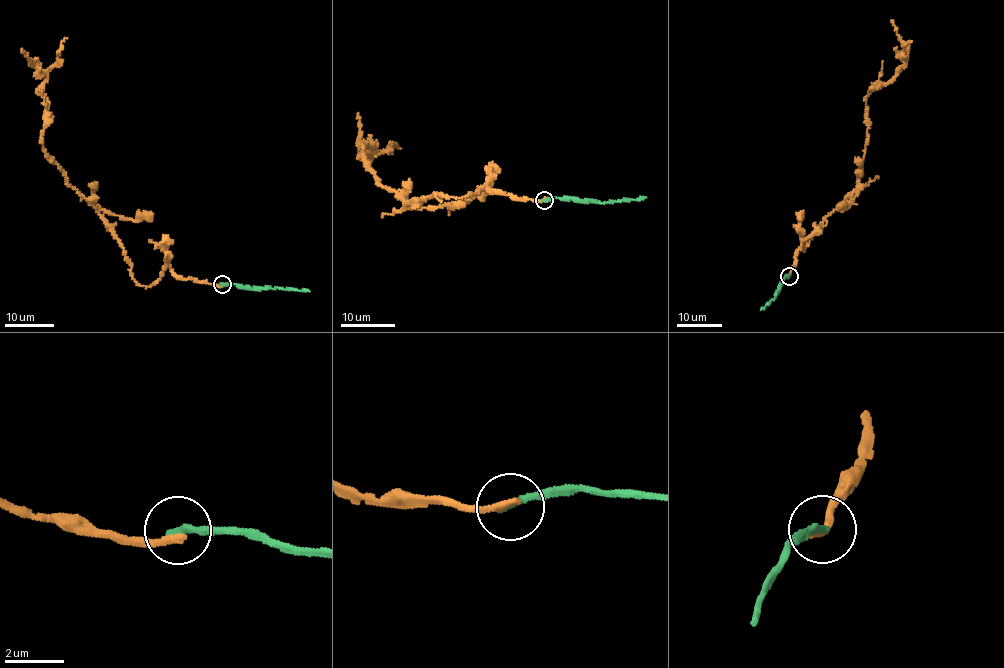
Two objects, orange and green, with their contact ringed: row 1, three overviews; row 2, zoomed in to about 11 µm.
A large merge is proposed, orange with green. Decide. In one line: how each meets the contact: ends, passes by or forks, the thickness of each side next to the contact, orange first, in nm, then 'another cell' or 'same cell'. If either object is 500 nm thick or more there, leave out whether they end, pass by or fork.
orange ends | green ends | 280/240 nm | another cell

